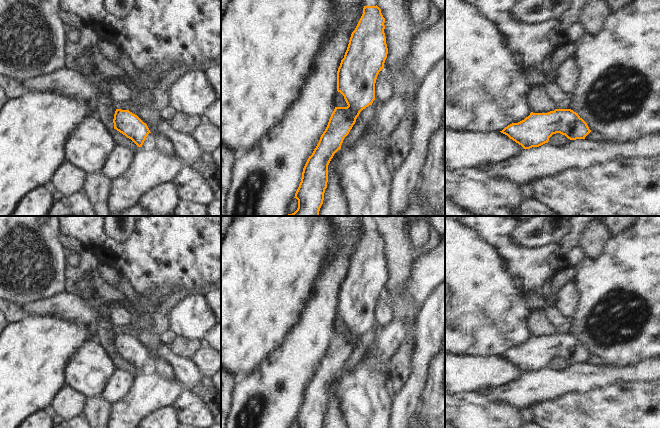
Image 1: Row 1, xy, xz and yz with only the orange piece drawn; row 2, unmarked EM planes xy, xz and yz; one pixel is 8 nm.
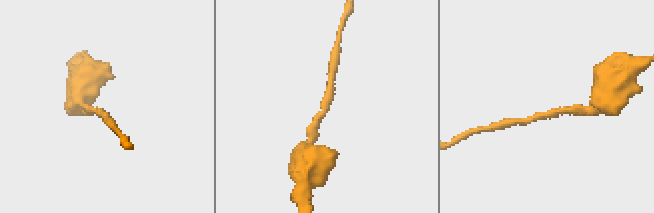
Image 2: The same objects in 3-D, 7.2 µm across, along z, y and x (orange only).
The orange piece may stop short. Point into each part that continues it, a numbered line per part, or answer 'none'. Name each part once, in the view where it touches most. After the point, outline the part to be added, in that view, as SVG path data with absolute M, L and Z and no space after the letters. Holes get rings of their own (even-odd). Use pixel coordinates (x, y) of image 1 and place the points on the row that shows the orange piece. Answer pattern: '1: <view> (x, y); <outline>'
none

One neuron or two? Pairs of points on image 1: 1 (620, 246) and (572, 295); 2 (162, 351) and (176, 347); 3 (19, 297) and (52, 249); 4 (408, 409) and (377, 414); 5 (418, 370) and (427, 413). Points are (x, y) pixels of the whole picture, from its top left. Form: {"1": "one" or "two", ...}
{"1": "two", "2": "two", "3": "one", "4": "two", "5": "two"}

